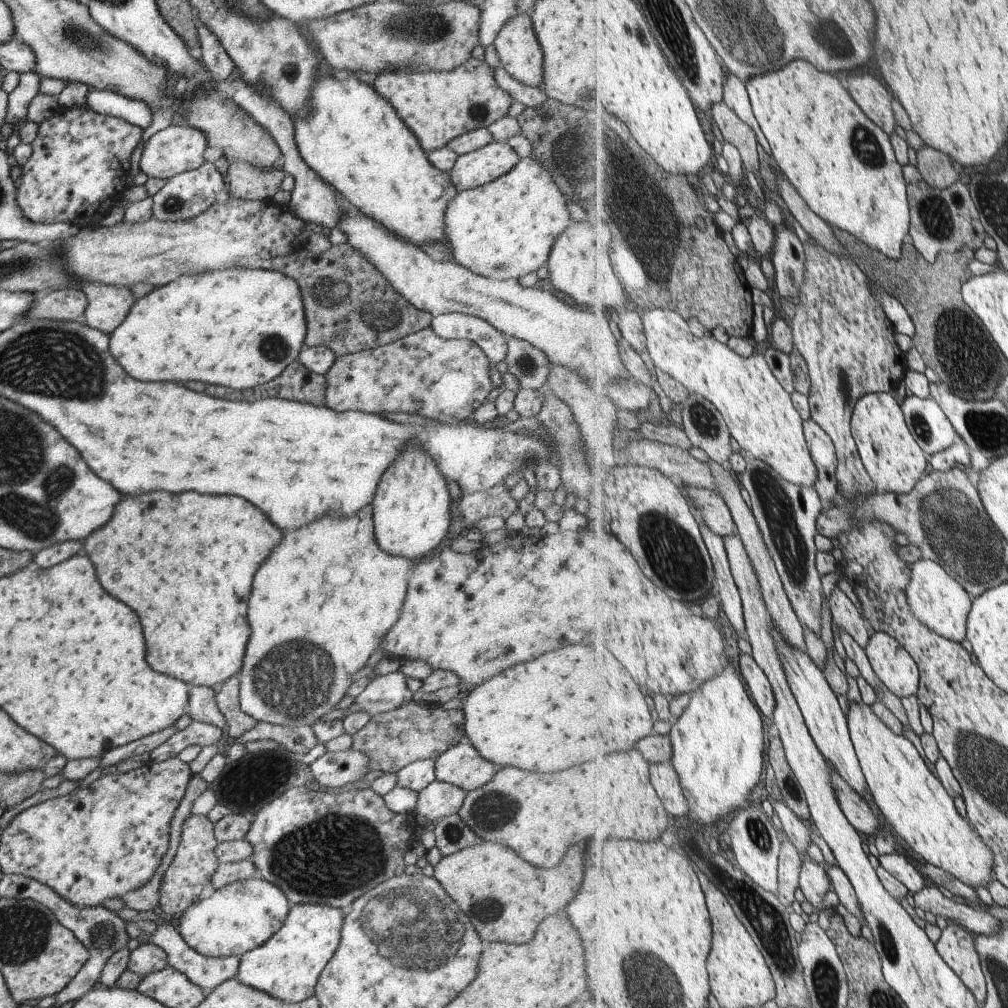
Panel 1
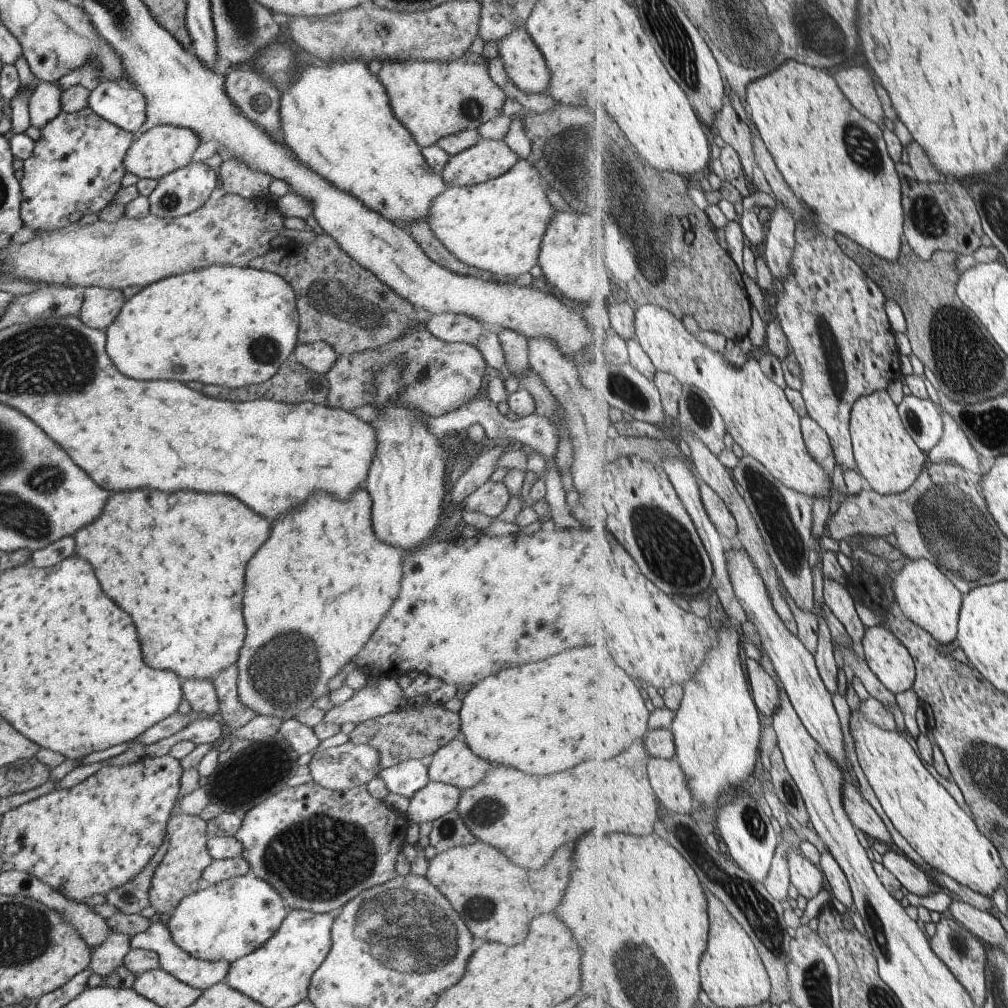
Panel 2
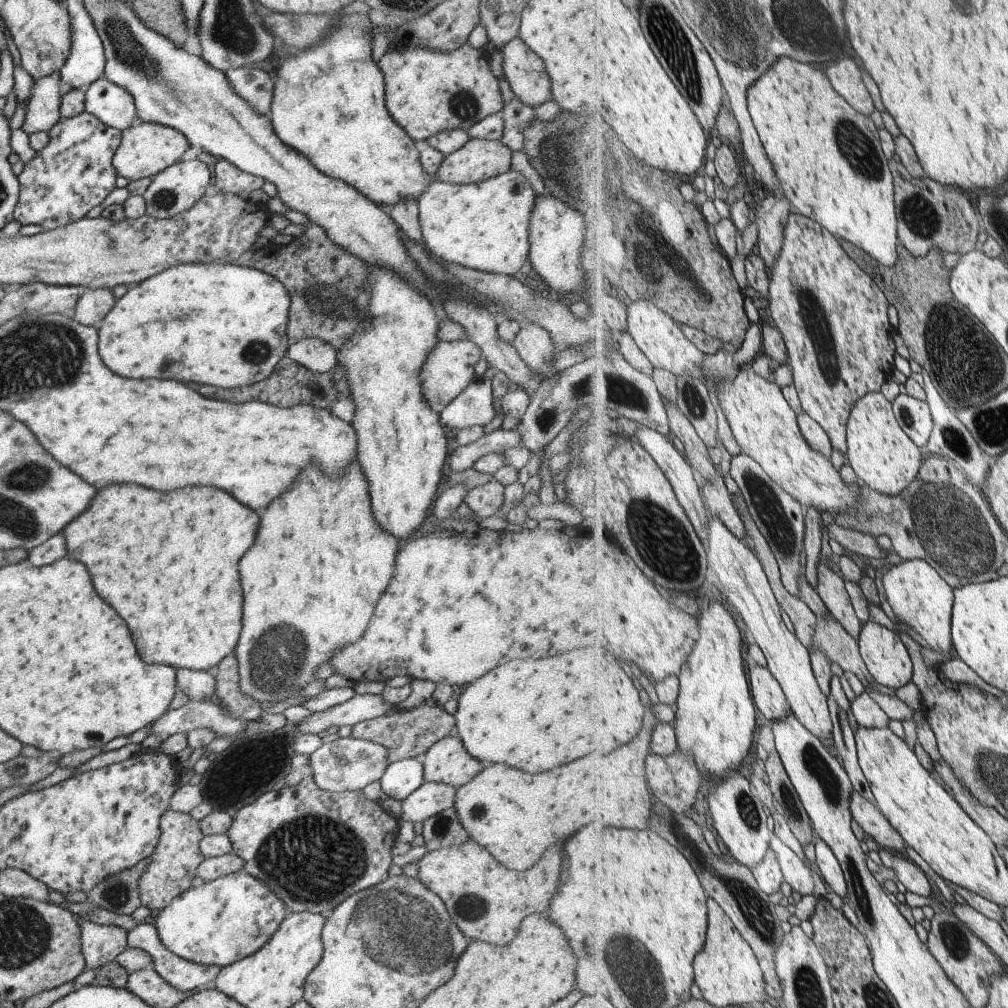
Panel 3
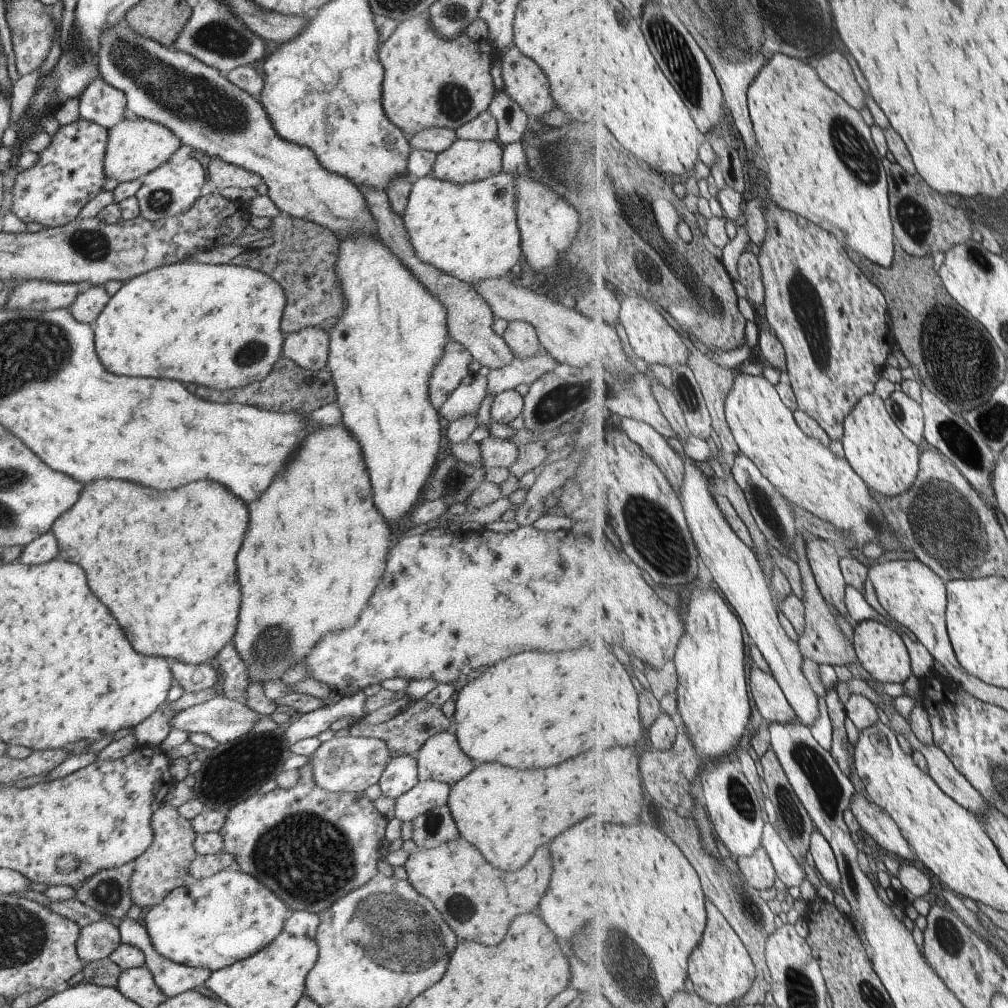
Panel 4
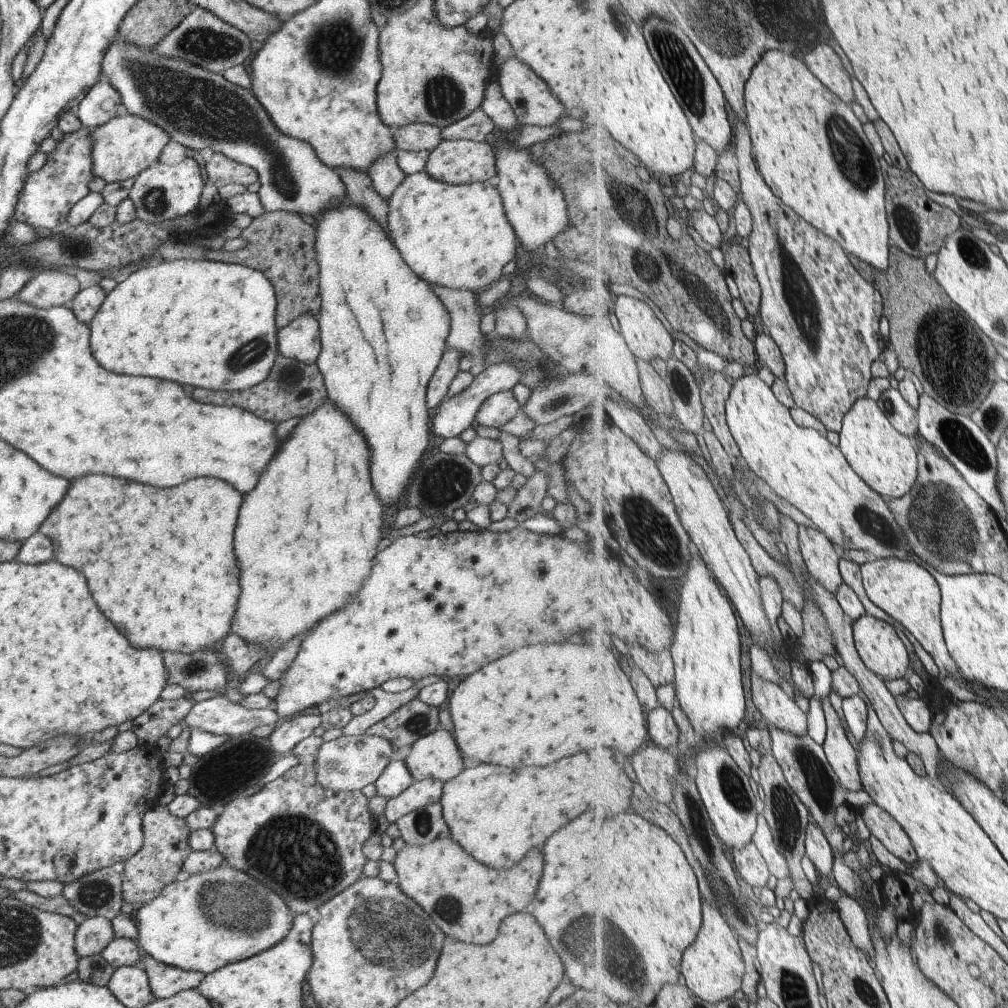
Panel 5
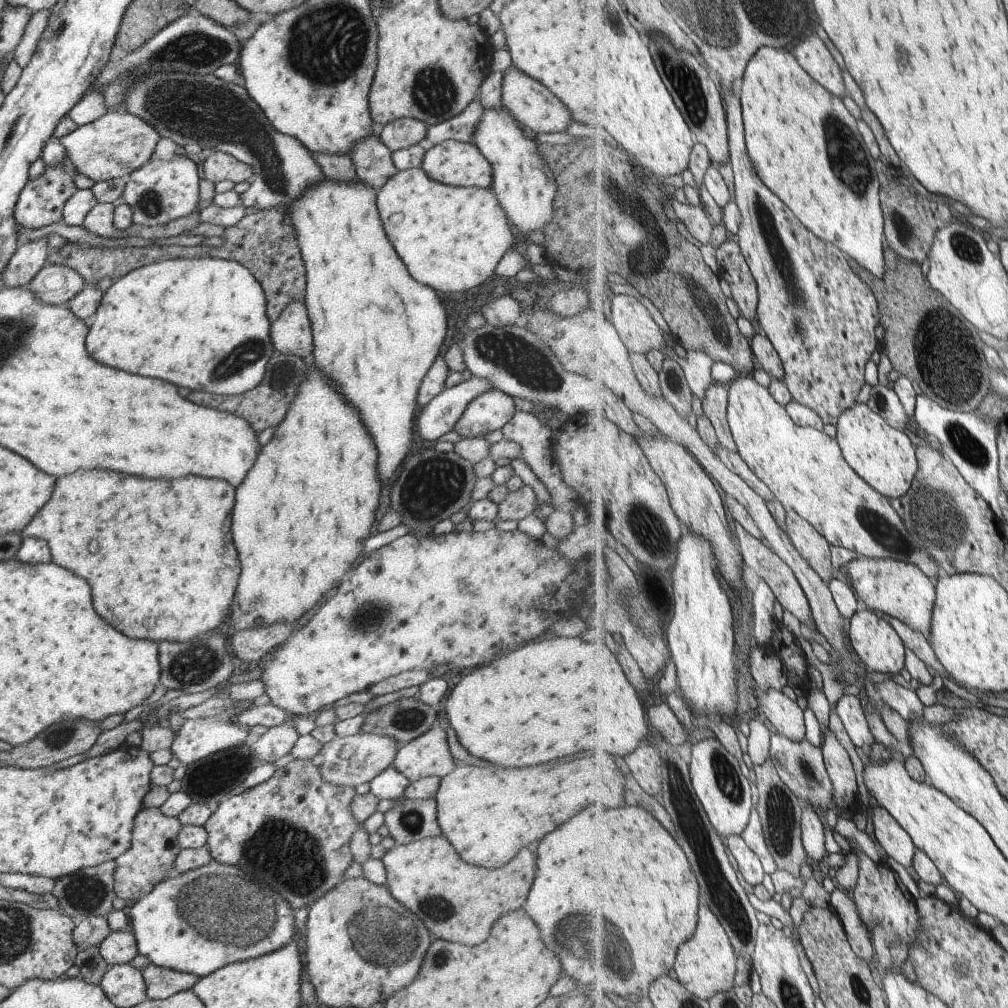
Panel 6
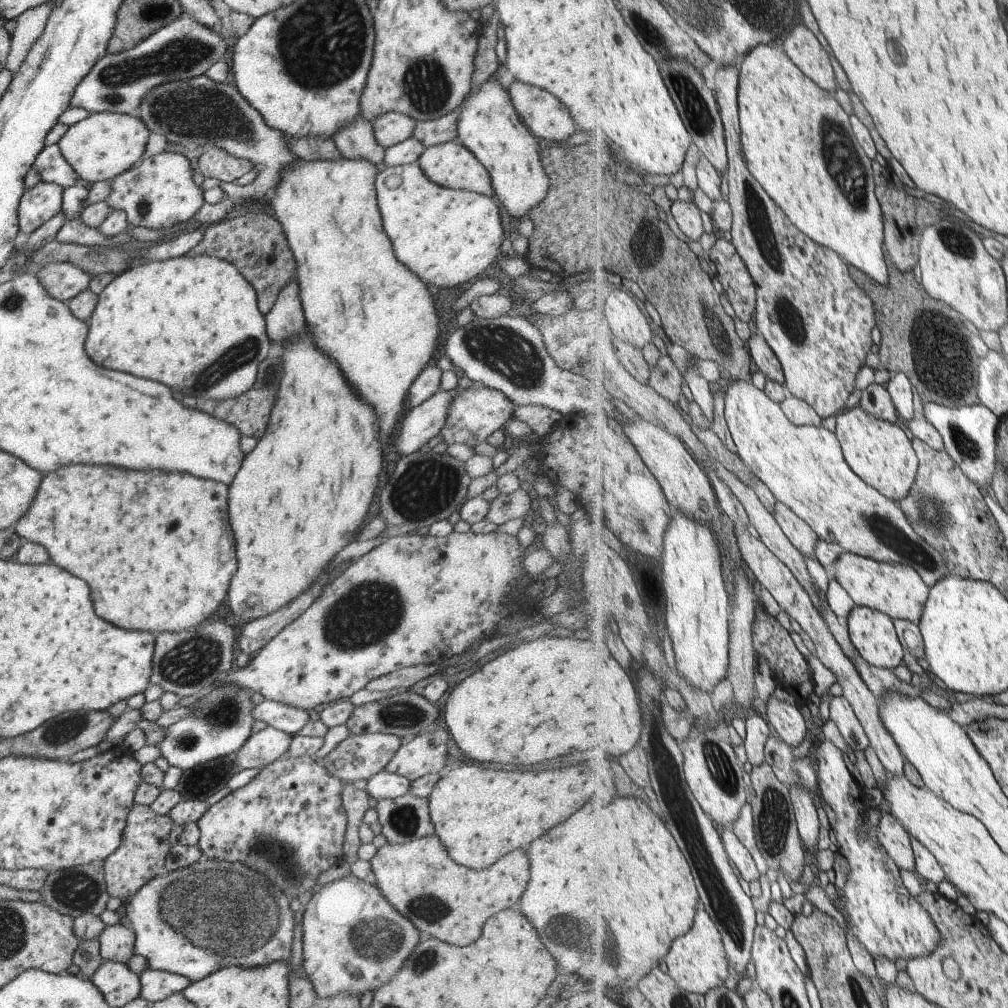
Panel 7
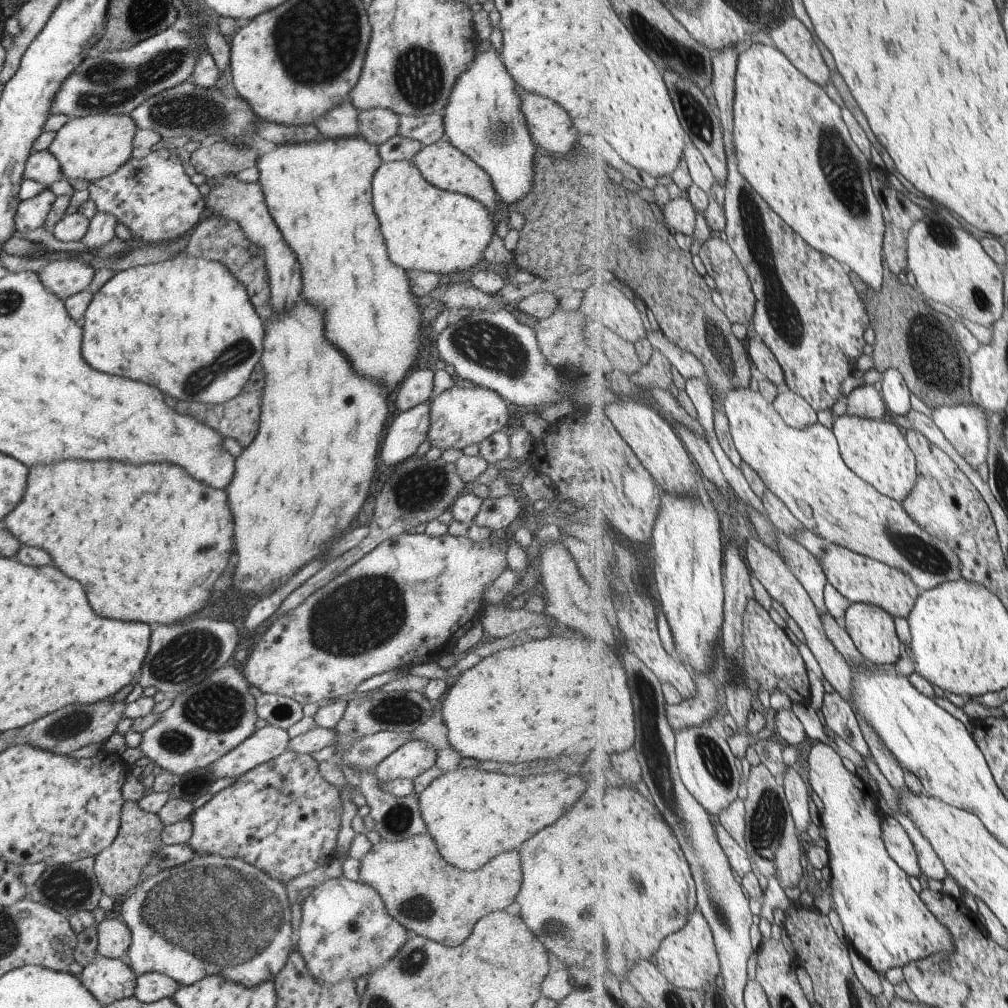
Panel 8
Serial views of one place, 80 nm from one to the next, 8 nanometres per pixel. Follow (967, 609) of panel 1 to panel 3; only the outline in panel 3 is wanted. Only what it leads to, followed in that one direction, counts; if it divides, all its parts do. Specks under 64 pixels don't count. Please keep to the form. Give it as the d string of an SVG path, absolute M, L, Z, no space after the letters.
M902 560L901 564L888 569L882 576L885 598L901 622L927 642L927 647L943 654L951 654L951 616L955 604L953 587L926 560Z

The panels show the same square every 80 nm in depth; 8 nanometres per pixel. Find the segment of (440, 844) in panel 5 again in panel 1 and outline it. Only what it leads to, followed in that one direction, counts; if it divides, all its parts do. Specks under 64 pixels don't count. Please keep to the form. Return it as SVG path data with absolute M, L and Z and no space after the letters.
M481 842L440 858L433 867L433 878L464 912L483 942L523 944L533 938L537 924L563 910L579 892L585 852L569 852L551 870L523 862L515 852L499 844Z

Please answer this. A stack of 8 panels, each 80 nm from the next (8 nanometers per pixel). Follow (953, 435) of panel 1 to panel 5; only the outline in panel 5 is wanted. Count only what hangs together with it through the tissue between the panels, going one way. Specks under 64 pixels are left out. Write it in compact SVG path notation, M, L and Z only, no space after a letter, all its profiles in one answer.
M887 389L881 394L878 403L888 414L894 426L911 438L919 434L920 426L917 416L918 409L901 394L898 389Z

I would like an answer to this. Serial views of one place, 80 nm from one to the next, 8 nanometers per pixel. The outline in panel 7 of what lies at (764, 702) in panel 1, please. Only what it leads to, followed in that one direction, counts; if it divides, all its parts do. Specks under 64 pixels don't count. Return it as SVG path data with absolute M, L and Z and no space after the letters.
M771 696L764 711L764 719L782 740L793 747L803 744L807 736L807 722L799 709L799 703L793 705L779 700L777 696Z

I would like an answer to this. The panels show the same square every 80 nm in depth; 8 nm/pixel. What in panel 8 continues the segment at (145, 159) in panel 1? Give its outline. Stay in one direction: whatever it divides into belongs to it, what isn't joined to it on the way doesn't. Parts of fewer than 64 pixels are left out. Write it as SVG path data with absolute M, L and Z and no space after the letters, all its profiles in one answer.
M97 113L73 116L56 130L47 150L58 160L62 175L69 180L88 180L90 183L113 174L132 156L136 124L129 115Z

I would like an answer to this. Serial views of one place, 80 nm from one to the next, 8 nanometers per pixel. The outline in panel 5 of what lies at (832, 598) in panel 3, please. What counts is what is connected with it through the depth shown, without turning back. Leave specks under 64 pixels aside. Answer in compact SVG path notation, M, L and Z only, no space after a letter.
M799 526L800 548L811 576L836 598L844 583L833 541L817 528Z

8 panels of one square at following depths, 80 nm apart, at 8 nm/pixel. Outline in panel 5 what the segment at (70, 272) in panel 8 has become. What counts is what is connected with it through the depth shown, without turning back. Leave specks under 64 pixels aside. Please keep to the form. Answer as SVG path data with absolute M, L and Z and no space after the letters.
M51 268L36 272L15 296L32 307L48 309L68 306L79 291L79 282L73 275Z

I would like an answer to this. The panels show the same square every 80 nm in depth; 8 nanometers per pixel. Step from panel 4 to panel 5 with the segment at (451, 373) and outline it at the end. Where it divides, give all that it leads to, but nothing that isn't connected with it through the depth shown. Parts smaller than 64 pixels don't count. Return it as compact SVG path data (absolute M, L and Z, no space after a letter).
M446 347L439 364L430 376L426 386L426 405L429 412L433 411L445 398L448 386L460 371L459 359L462 355L460 352L459 349Z

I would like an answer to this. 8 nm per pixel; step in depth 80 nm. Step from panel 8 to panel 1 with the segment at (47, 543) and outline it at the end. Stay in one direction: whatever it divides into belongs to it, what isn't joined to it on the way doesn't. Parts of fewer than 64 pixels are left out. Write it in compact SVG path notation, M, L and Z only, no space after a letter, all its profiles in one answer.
M151 492L123 498L113 510L111 520L85 540L85 552L93 560L105 592L137 612L143 626L147 664L155 672L167 674L187 686L216 689L240 671L249 636L249 626L243 620L251 578L279 542L281 532L243 498L203 496L197 492Z

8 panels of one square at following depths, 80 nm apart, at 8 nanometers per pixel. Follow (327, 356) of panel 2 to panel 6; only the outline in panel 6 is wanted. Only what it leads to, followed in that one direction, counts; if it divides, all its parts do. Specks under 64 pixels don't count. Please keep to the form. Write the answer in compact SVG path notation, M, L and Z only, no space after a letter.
M299 301L290 302L280 315L270 322L269 336L273 350L281 354L295 354L299 358L311 358L310 320L306 308Z

